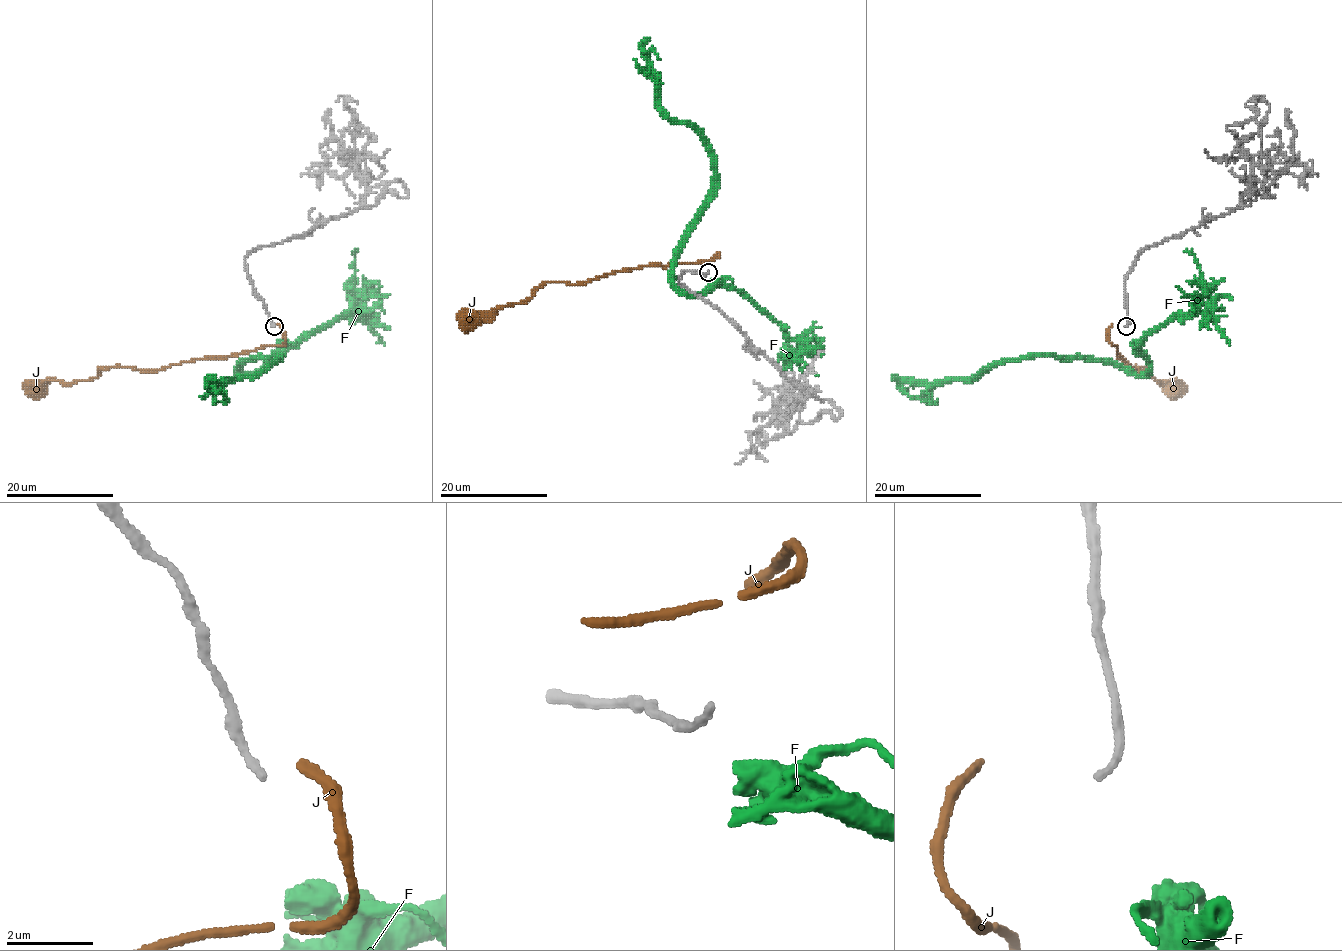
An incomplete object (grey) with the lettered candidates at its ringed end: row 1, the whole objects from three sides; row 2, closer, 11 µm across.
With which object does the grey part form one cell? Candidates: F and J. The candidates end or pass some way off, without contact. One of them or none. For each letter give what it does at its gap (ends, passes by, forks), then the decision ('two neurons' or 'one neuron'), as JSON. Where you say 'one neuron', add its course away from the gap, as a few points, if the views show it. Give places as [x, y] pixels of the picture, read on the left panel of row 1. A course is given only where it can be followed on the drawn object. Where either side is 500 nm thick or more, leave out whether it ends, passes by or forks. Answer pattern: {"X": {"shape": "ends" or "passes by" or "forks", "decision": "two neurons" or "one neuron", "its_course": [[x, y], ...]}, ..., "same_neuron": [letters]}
{"F": {"decision": "two neurons"}, "J": {"shape": "ends", "decision": "two neurons"}, "same_neuron": []}

